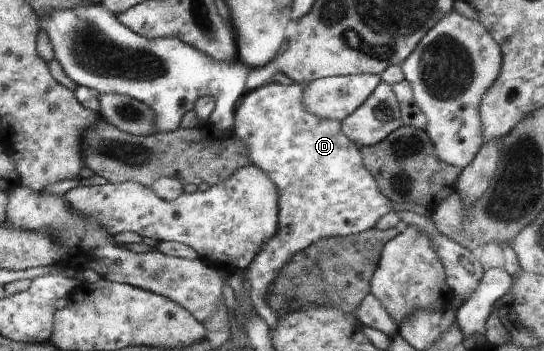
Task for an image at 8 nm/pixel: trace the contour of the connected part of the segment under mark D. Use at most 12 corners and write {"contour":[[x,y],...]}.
{"contour":[[308,83],[245,92],[232,131],[278,189],[278,231],[246,269],[268,289],[294,253],[394,211]]}

